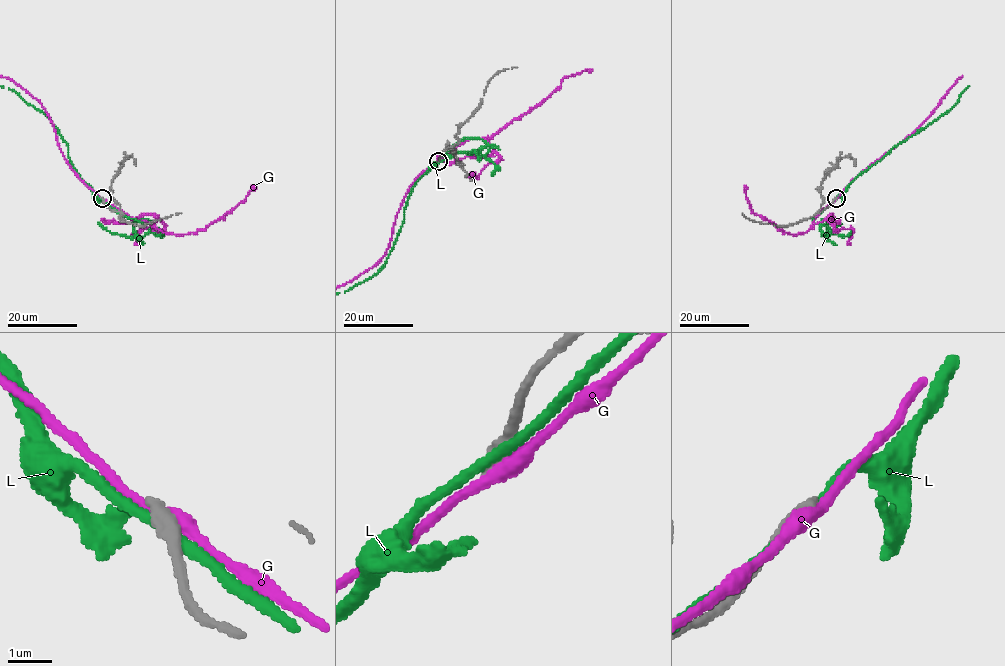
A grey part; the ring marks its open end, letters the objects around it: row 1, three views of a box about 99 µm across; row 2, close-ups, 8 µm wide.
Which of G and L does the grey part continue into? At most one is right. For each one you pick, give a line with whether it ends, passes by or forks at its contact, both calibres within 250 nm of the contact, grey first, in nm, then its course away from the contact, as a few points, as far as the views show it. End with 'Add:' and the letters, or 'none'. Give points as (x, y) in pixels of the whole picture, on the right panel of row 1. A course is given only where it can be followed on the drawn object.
Add: none

